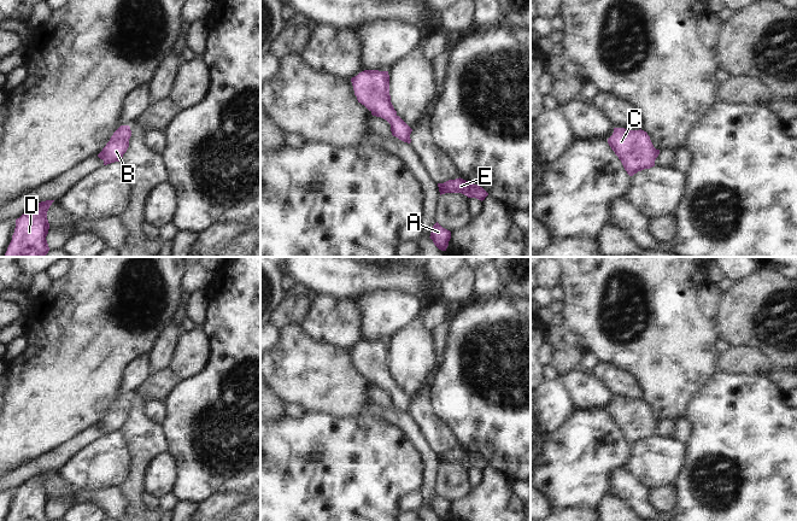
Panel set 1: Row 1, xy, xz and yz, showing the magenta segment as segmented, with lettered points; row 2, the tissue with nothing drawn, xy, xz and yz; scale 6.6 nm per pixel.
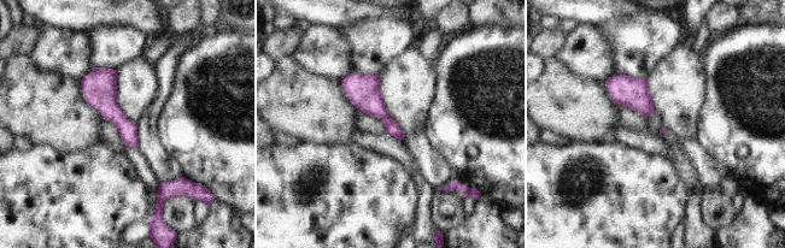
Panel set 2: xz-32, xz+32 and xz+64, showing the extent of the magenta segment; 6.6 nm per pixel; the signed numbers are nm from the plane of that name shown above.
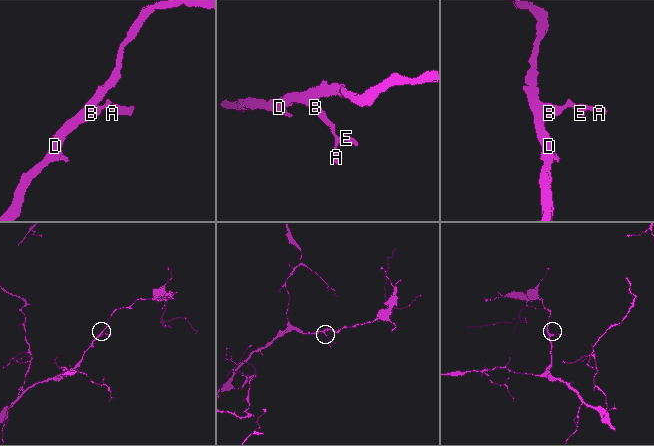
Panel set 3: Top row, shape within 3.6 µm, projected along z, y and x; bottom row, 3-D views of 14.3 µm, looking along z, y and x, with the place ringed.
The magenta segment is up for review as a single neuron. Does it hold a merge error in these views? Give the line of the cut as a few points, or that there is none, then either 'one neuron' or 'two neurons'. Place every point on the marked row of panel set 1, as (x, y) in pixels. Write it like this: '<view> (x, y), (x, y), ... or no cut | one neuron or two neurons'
no cut | one neuron

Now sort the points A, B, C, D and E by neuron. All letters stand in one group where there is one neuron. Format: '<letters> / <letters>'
A B C D E

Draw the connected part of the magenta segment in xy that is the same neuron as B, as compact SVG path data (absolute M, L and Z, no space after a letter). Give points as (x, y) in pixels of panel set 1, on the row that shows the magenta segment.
M121 125L111 136L110 141L98 154L100 159L104 160L104 165L122 162L123 154L129 147L129 139L131 136L131 130L129 125Z

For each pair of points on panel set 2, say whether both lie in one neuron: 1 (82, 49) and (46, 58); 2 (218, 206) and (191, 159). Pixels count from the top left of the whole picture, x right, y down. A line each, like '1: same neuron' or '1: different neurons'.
1: same neuron
2: different neurons

